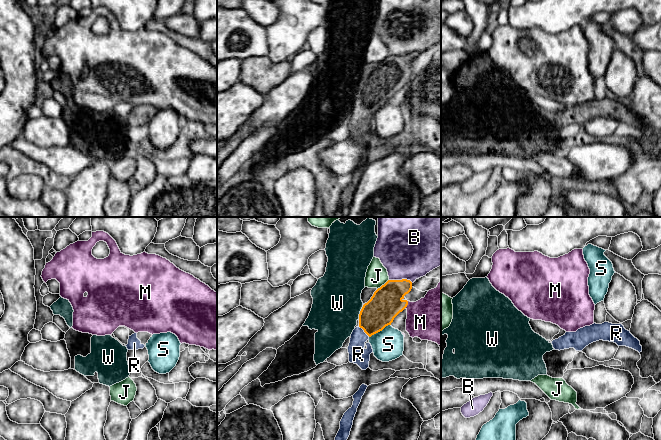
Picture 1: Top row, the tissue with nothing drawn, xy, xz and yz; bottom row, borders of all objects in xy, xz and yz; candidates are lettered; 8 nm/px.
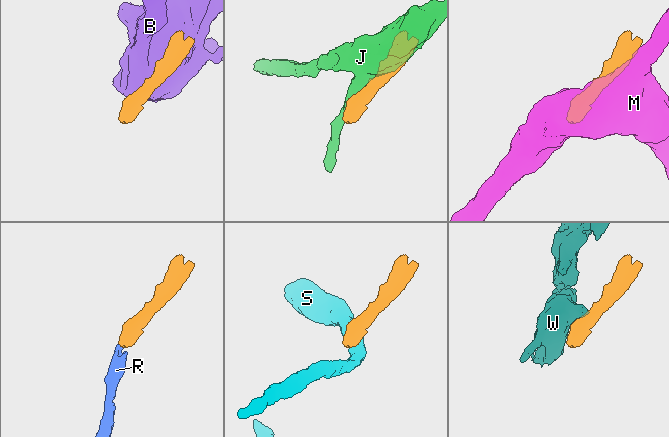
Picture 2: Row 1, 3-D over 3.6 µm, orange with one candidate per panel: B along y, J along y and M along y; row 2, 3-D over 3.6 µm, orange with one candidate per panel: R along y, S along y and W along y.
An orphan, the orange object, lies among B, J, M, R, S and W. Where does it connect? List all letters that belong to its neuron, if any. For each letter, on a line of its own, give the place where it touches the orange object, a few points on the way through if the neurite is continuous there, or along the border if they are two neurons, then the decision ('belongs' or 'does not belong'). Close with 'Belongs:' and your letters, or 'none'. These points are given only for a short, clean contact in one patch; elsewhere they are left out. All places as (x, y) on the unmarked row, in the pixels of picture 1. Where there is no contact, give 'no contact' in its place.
B: meets orange in xz at (402, 55); does not belong
J: meets orange in xz at (382, 61); does not belong
M: meets orange in xz at (407, 80); does not belong
R: meets orange in xz at (364, 107); runs through xz (380, 87), (364, 107), (358, 113), (358, 130); belongs
S: meets orange in xz at (379, 107); border along xz (390, 100), (369, 113); does not belong
W: meets orange in xz at (360, 88); does not belong
Belongs: R

